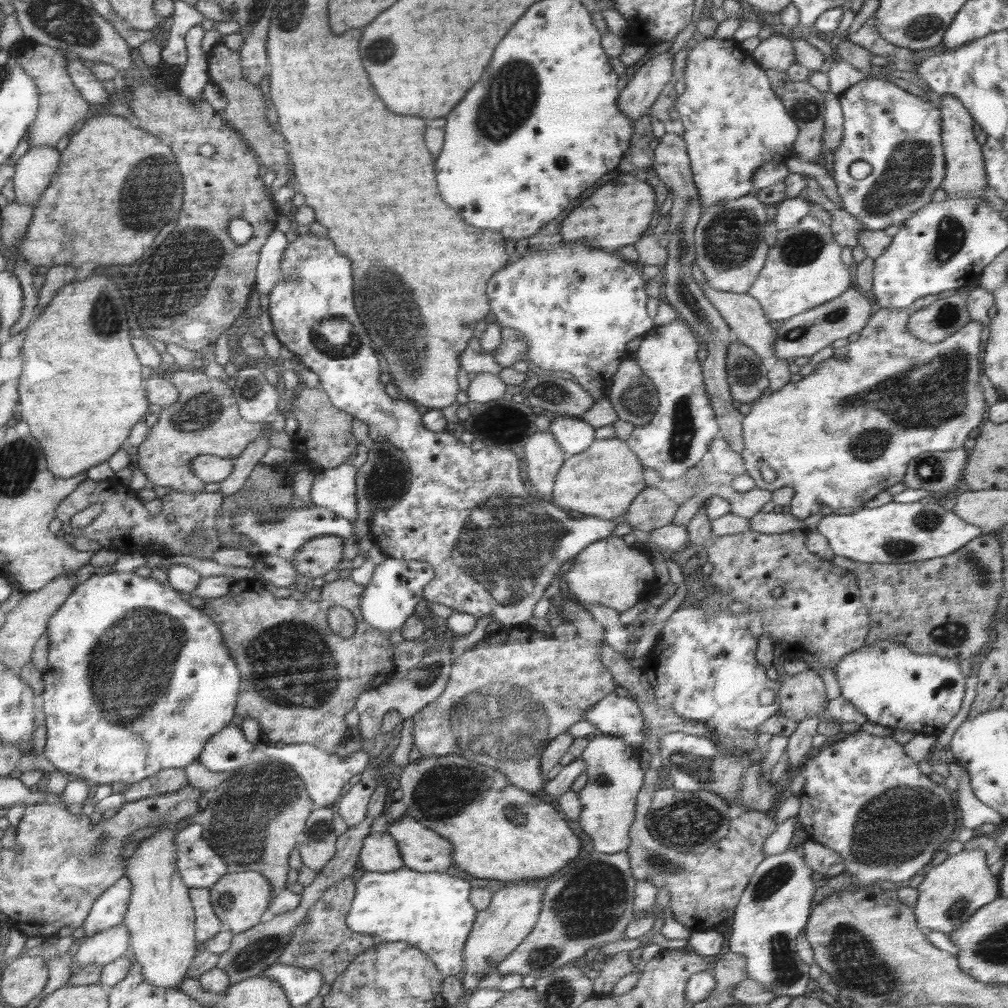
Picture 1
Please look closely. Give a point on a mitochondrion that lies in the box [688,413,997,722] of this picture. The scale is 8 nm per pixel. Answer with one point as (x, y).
(947, 634)

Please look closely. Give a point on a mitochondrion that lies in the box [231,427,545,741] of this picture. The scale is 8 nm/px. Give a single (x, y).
(299, 647)

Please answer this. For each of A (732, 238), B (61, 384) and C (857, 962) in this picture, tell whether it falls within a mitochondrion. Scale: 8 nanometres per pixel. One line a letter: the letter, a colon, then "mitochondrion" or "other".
A: mitochondrion
B: other
C: mitochondrion

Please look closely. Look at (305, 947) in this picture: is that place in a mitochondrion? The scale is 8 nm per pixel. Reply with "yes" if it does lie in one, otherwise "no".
yes

